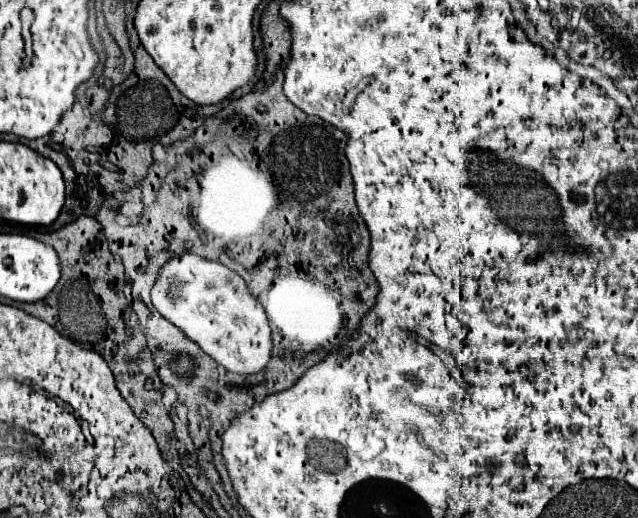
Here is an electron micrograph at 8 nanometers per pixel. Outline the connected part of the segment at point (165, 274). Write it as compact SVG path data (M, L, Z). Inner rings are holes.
M196 254L172 258L152 288L152 304L230 372L256 374L270 360L272 340L262 304L248 292L244 280L220 262Z

